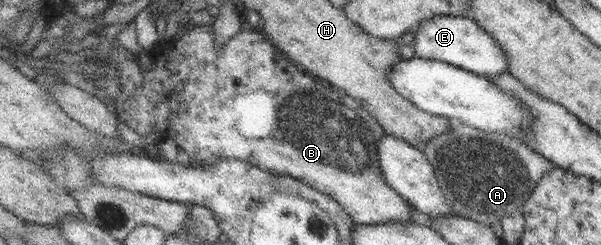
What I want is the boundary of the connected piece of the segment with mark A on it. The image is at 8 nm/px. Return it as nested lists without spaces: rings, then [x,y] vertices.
[[[457,123],[455,129],[437,135],[431,141],[419,144],[418,148],[435,168],[438,188],[441,189],[442,195],[445,196],[446,201],[451,206],[452,215],[473,219],[477,223],[487,226],[499,223],[503,217],[507,217],[511,213],[522,211],[523,204],[537,187],[542,175],[545,175],[546,171],[553,171],[556,168],[552,161],[535,153],[519,138],[513,139],[513,137],[504,137],[499,133],[483,132],[461,123]]]

